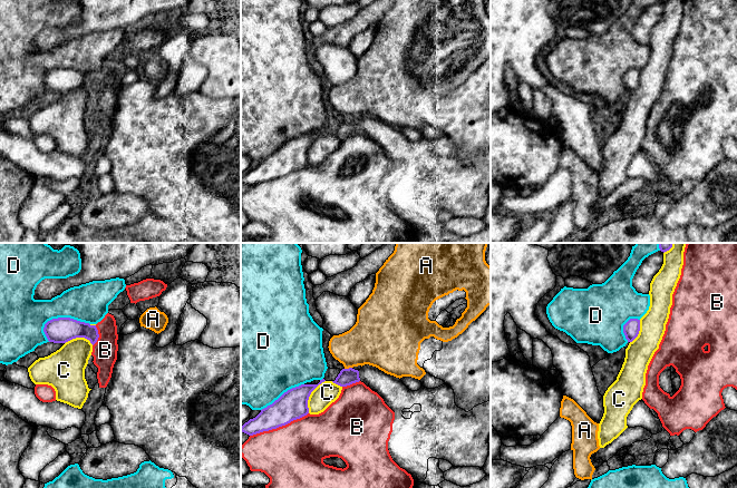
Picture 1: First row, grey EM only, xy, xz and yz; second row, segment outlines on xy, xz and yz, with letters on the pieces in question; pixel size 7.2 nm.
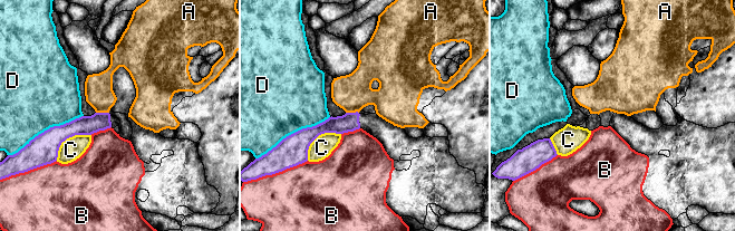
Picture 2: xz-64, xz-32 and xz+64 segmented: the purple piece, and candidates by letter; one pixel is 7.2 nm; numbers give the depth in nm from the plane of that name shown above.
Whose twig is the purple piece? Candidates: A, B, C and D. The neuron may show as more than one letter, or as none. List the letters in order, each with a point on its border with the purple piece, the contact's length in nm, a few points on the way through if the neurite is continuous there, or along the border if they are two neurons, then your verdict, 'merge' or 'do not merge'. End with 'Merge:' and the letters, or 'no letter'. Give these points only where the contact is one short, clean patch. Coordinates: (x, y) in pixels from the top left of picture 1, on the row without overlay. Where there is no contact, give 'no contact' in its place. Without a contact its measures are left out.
A: contact xz (349, 118); length 60 nm; do not merge
B: contact xz (279, 176); length 460 nm; do not merge
C: contact xz (309, 146); length 260 nm; do not merge
D: contact xy (64, 68); length 340 nm; do not merge
Merge: no letter

